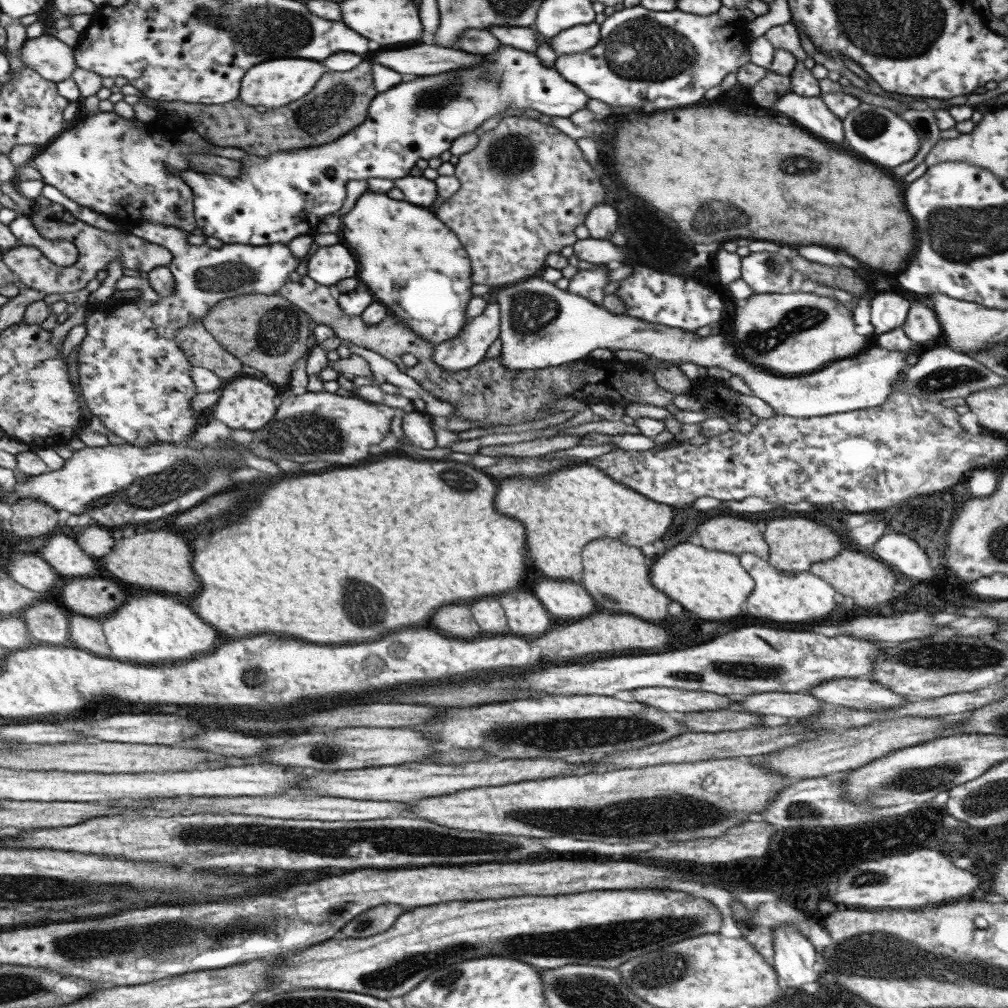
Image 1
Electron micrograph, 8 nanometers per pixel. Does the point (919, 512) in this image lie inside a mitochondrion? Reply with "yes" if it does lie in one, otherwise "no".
no

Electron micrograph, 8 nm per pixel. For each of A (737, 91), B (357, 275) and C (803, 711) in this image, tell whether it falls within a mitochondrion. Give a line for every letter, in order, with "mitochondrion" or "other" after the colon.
A: mitochondrion
B: other
C: other

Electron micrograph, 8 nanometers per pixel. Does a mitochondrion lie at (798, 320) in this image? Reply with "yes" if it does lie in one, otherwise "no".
yes

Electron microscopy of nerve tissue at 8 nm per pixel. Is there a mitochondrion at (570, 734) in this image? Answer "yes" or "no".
yes

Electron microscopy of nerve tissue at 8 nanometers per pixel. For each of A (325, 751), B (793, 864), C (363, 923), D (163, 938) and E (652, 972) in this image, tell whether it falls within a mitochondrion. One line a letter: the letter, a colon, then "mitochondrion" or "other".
A: mitochondrion
B: other
C: mitochondrion
D: mitochondrion
E: mitochondrion

